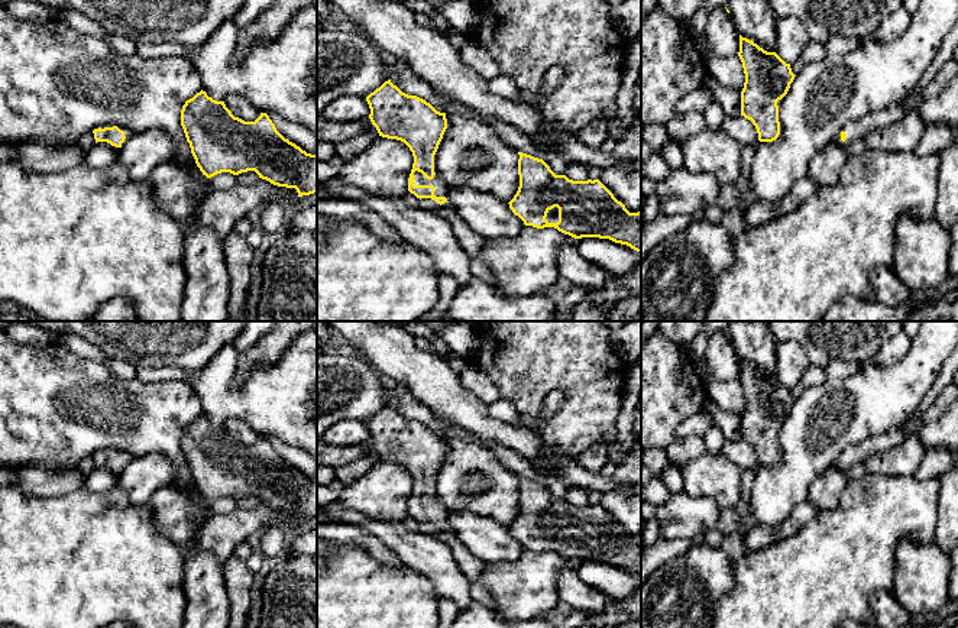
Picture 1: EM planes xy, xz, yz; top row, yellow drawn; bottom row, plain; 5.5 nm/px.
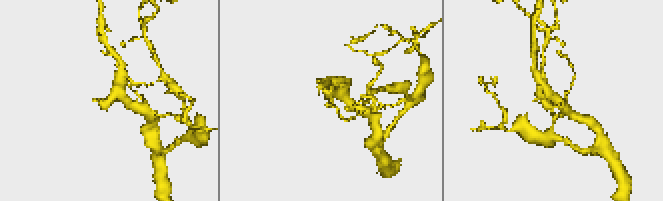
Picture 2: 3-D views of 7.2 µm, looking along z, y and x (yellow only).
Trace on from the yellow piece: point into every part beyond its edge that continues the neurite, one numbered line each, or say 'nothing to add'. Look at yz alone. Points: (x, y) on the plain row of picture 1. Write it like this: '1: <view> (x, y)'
1: yz (860, 453)

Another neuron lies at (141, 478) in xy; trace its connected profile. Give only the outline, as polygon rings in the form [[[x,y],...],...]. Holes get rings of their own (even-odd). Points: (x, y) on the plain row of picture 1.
[[[149,454],[132,459],[120,472],[116,486],[132,504],[148,504],[152,495],[175,479],[174,464],[164,456]]]

